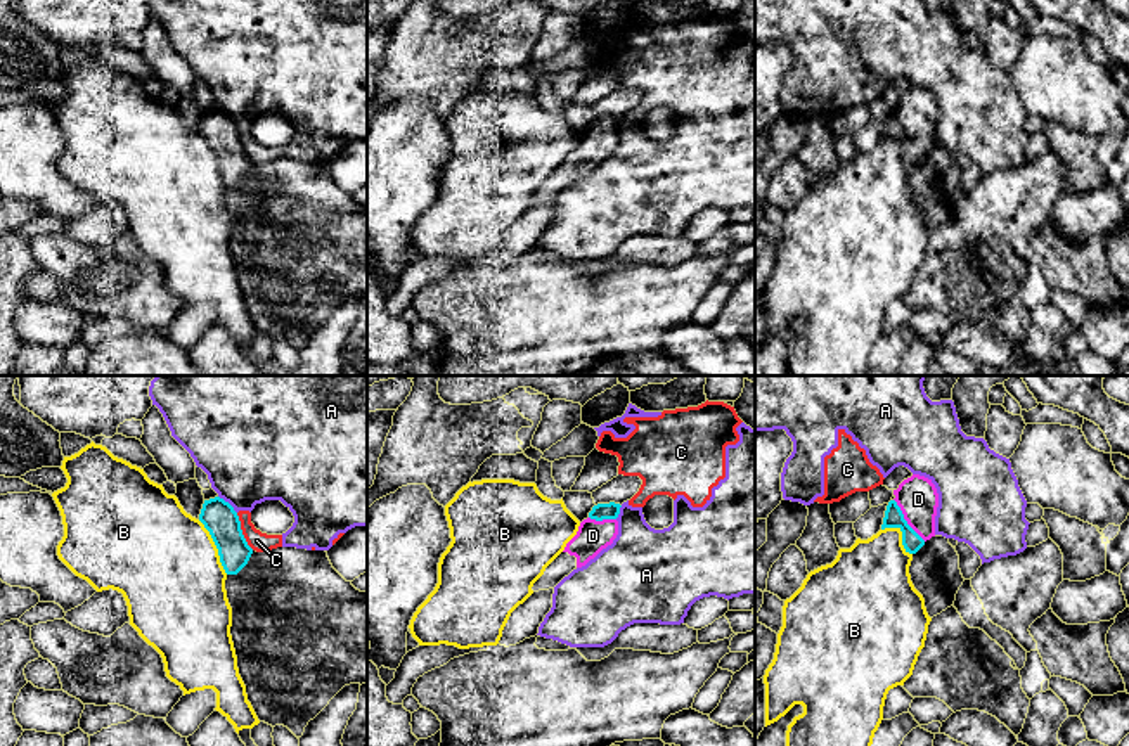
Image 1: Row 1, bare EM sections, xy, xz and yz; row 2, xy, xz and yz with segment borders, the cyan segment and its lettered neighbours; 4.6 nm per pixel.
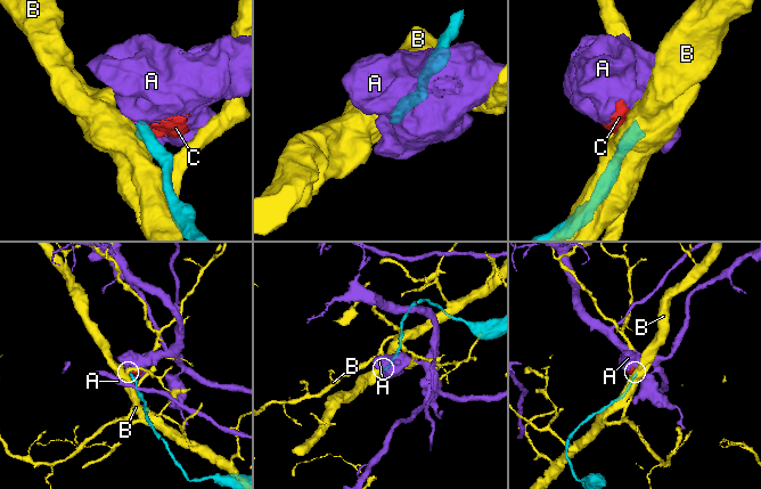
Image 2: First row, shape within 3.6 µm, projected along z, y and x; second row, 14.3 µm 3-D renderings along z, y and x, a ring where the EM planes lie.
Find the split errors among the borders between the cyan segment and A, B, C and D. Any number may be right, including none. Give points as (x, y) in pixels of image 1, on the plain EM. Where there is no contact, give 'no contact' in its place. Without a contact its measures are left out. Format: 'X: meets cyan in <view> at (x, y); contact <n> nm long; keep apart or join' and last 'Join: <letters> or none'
A: meets cyan in xy at (229, 116); contact 120 nm long; keep apart
B: meets cyan in xy at (217, 160); contact 300 nm long; keep apart
C: meets cyan in xy at (241, 144); contact 190 nm long; keep apart
D: meets cyan in yz at (904, 132); contact 240 nm long; join
Join: D

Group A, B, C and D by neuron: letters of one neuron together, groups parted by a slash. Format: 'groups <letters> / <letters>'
groups A C / B / D

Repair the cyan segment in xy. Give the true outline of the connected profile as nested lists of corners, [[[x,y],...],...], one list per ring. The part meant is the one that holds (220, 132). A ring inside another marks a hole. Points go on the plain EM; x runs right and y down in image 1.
[[[220,109],[204,113],[199,133],[210,144],[227,187],[237,187],[249,173],[253,161],[248,158],[234,119]]]

